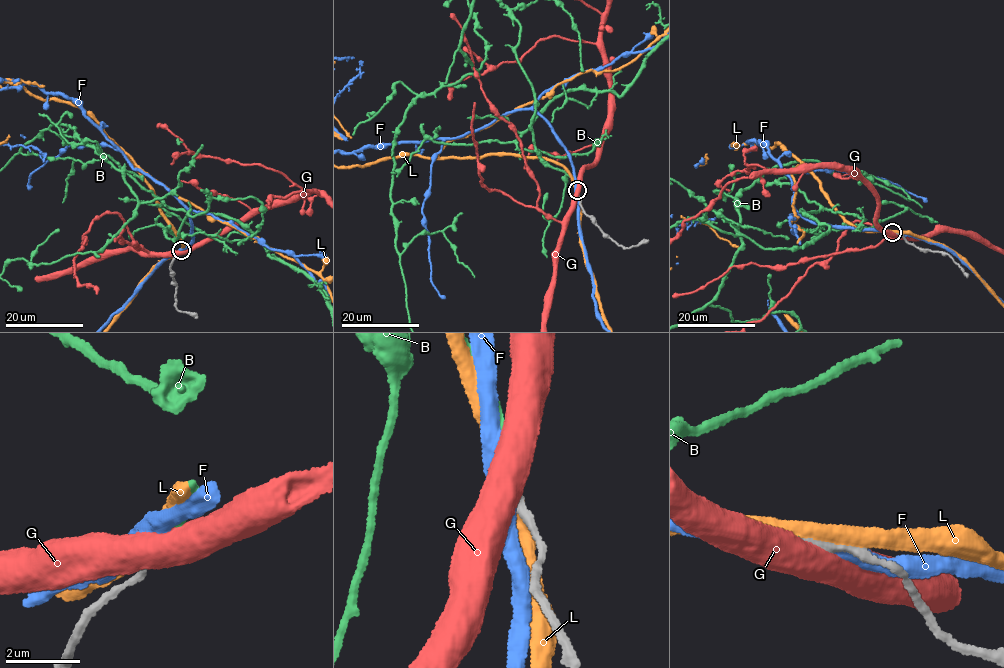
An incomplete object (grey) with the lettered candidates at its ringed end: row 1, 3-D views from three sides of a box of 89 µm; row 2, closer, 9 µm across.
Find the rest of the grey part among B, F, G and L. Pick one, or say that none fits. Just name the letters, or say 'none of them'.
B

